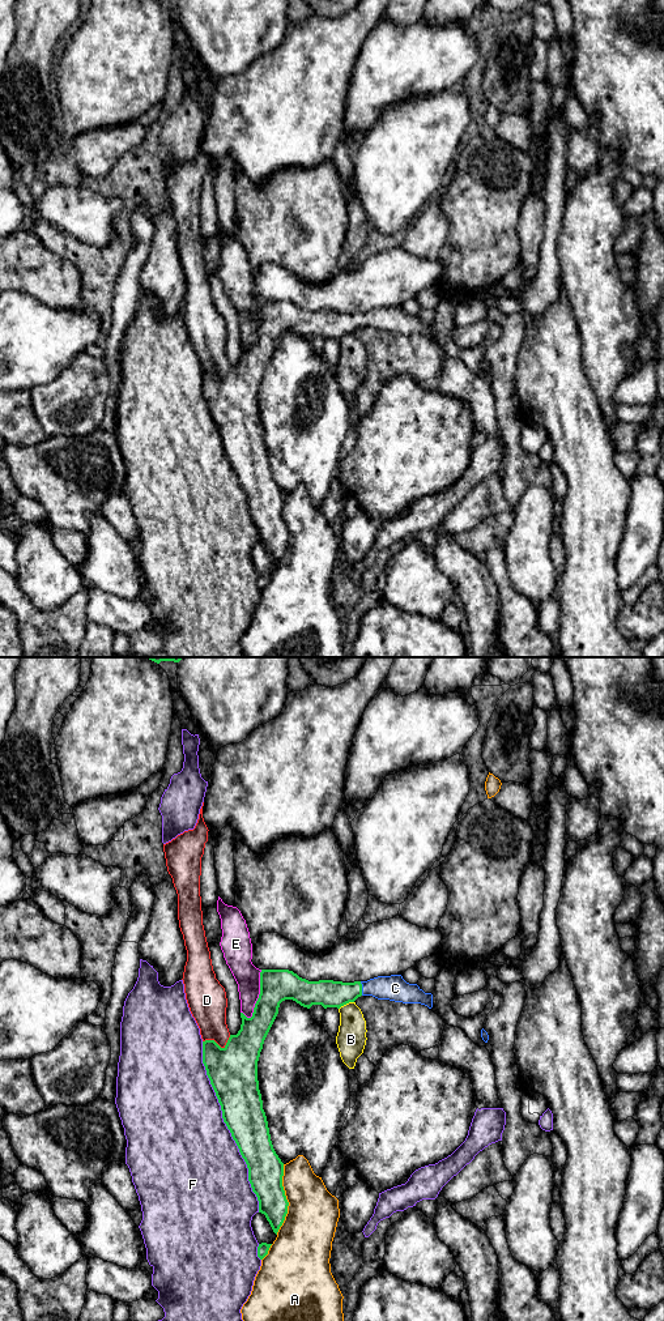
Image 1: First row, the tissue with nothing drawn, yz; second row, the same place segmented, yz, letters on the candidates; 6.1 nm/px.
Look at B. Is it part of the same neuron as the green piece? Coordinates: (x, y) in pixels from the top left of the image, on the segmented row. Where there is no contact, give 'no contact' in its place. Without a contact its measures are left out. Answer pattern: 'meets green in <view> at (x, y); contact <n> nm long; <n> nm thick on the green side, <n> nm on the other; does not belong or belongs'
meets green in yz at (345, 1004); contact 110 nm long; 170 nm thick on the green side, 180 nm on the other; does not belong

